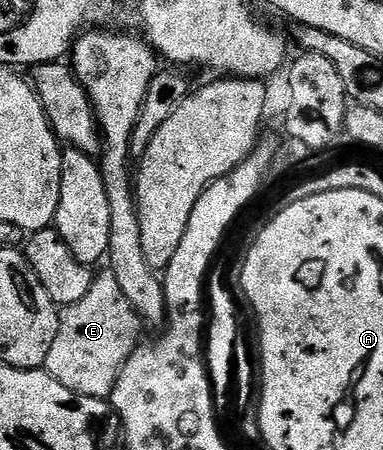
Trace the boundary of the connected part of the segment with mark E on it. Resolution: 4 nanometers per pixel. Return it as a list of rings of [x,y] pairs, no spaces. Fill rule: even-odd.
[[[105,268],[92,279],[89,293],[81,301],[66,305],[60,311],[57,336],[50,347],[45,370],[75,395],[106,399],[124,362],[138,347],[141,327],[143,322],[122,293],[117,276]]]

